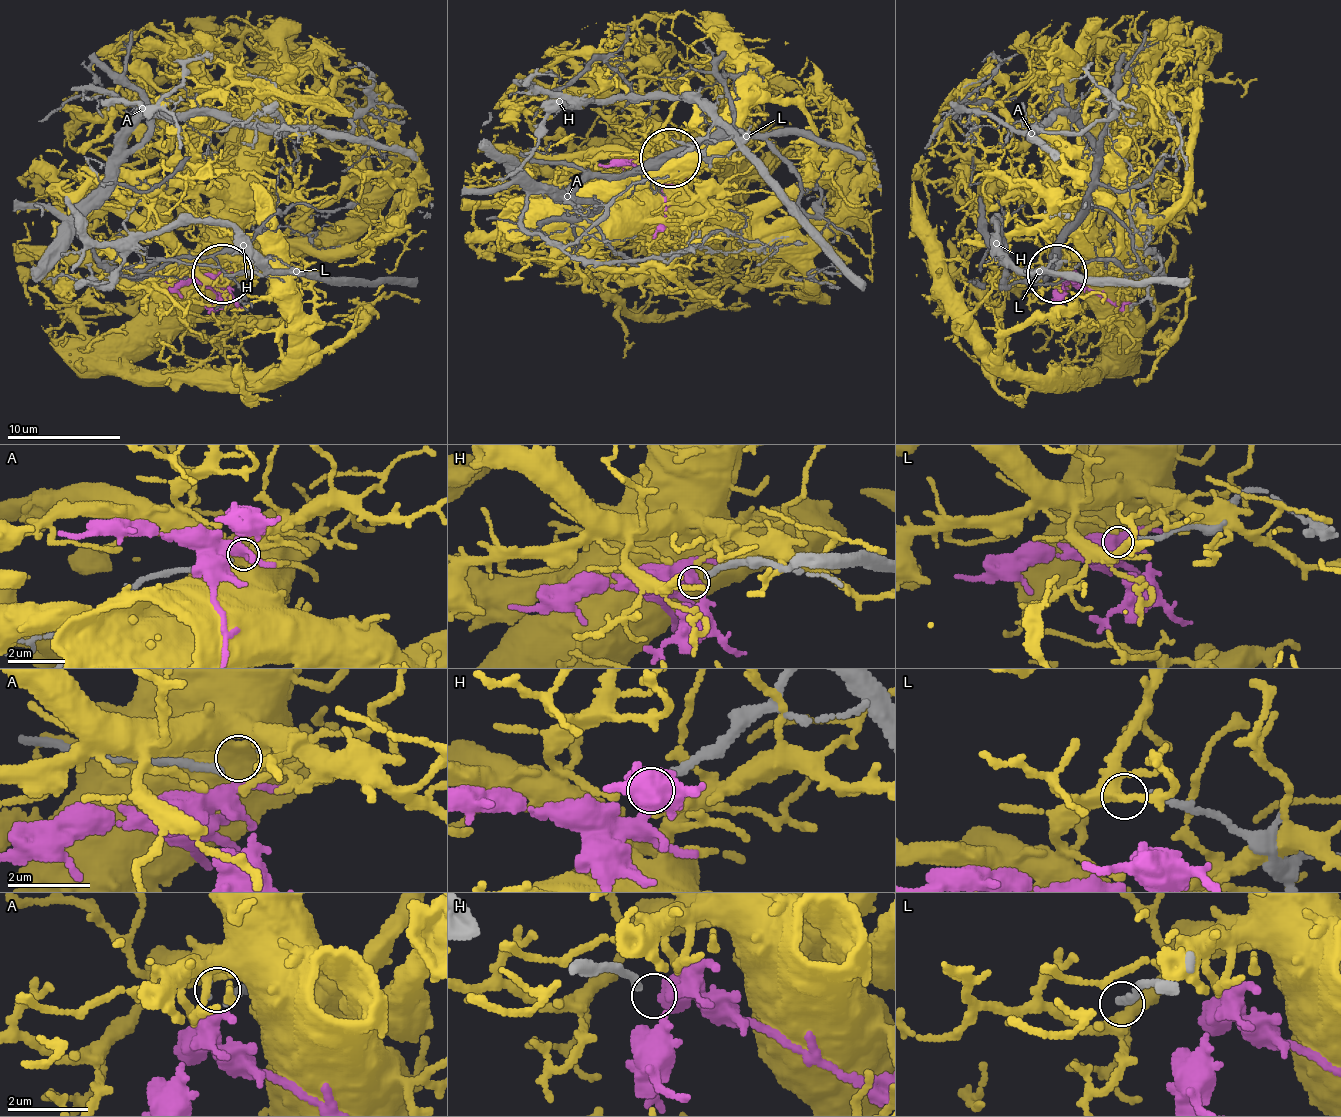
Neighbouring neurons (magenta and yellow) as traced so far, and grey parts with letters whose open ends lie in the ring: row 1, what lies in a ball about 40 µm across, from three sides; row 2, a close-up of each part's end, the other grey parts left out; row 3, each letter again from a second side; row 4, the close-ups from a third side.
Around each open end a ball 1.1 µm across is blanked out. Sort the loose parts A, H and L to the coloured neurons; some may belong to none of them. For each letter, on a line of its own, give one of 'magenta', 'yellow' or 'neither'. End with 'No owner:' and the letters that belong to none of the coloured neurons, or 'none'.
A: neither
H: magenta
L: neither
No owner: A, L

